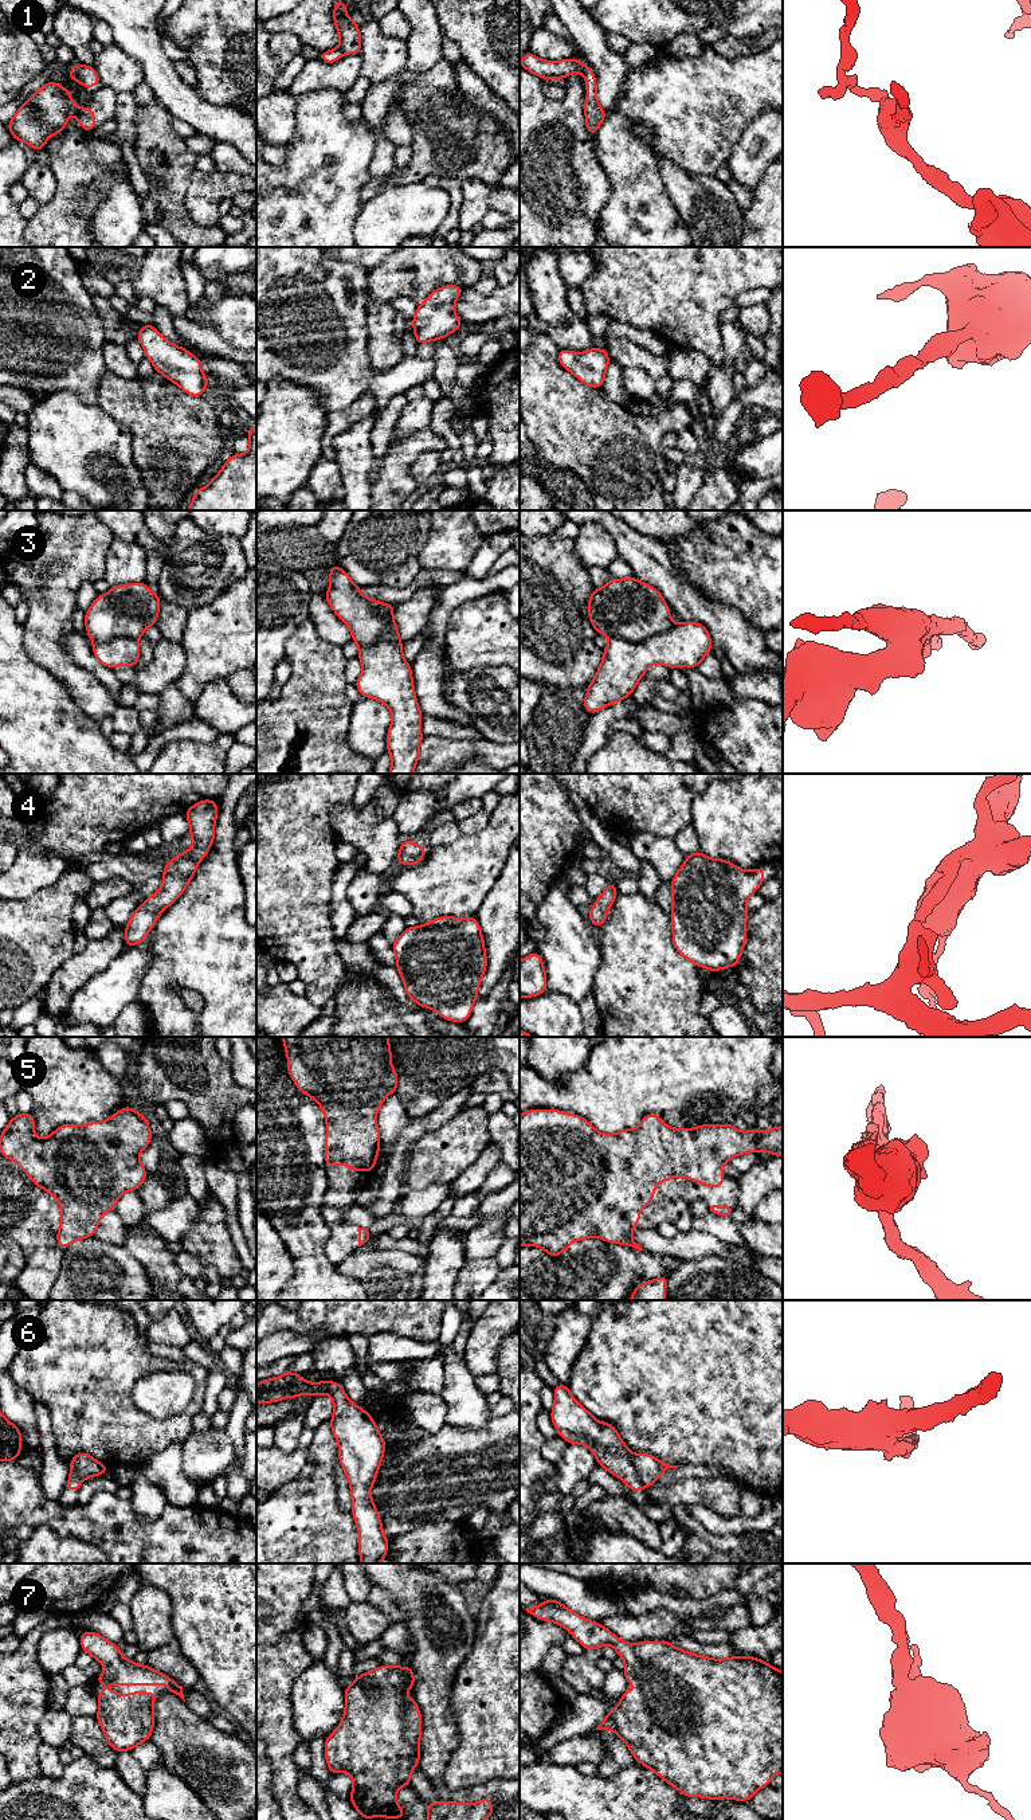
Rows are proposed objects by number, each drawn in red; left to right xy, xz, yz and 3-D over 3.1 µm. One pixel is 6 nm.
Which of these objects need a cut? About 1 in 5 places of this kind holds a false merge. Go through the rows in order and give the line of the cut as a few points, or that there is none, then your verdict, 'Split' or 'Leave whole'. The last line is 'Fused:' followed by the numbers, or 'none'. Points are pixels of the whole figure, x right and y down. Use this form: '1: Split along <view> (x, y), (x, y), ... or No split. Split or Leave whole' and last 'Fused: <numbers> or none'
1: Split along yz (587, 66), (584, 75). Split
2: No split. Leave whole
3: Split along yz (673, 625), (641, 642), (611, 638). Split
4: No split. Leave whole
5: No split. Leave whole
6: No split. Leave whole
7: No split. Leave whole
Fused: 1, 3

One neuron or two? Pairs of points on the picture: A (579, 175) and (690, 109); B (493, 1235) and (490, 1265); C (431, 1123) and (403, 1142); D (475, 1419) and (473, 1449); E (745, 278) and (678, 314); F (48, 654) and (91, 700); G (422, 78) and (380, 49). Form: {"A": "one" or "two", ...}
{"A": "two", "B": "two", "C": "one", "D": "two", "E": "one", "F": "one", "G": "one"}

